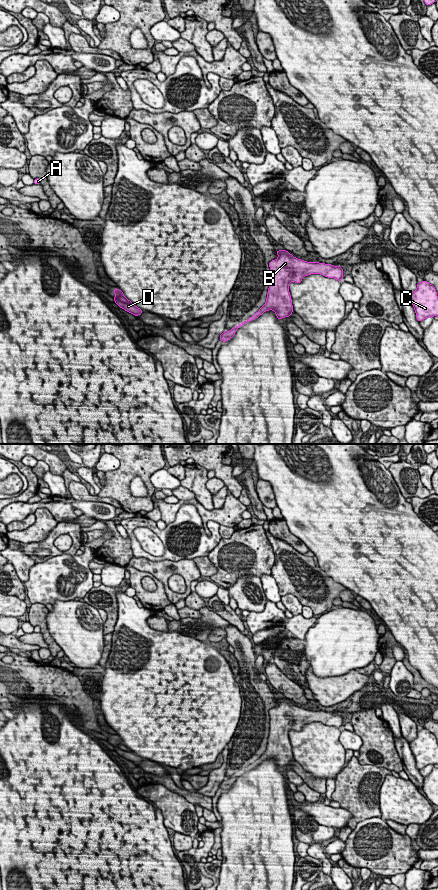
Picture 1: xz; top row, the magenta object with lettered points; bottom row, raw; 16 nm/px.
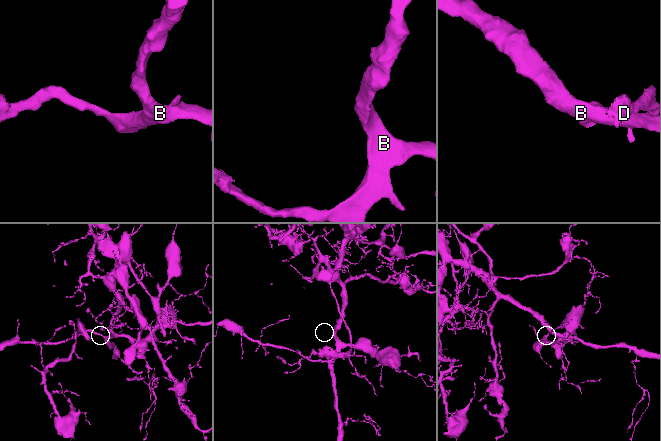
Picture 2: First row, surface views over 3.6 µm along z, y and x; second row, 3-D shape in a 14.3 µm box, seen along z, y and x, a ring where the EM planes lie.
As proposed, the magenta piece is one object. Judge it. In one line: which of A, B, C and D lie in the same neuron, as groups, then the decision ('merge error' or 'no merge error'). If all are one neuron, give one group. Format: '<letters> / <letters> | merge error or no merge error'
A B C D | no merge error

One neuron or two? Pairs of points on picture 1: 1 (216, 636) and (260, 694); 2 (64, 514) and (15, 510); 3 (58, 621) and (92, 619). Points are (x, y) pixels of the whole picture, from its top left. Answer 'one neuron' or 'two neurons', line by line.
1: two neurons
2: one neuron
3: one neuron

